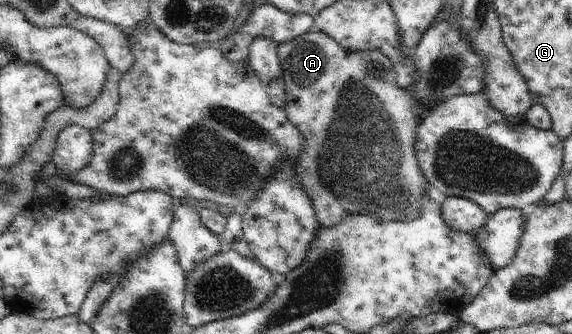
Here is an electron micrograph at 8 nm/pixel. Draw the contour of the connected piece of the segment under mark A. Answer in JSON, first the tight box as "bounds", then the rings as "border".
{"bounds":[277,29,439,229],"border":[[[315,29],[277,47],[282,68],[281,78],[284,80],[285,86],[286,117],[297,130],[300,130],[301,136],[304,138],[300,153],[296,156],[297,168],[300,171],[300,183],[302,184],[302,189],[306,190],[312,200],[318,223],[323,228],[328,229],[329,227],[337,226],[337,223],[343,221],[348,215],[353,214],[368,215],[377,219],[378,225],[381,225],[379,224],[380,221],[383,223],[389,221],[405,222],[405,220],[417,219],[422,212],[422,203],[428,192],[429,184],[416,159],[414,149],[416,141],[415,127],[420,122],[418,117],[437,104],[439,98],[435,98],[433,102],[421,102],[421,98],[417,96],[414,88],[407,90],[399,88],[392,62],[382,52],[378,50],[350,51],[349,49],[344,49],[340,43],[335,42],[330,36]]]}

